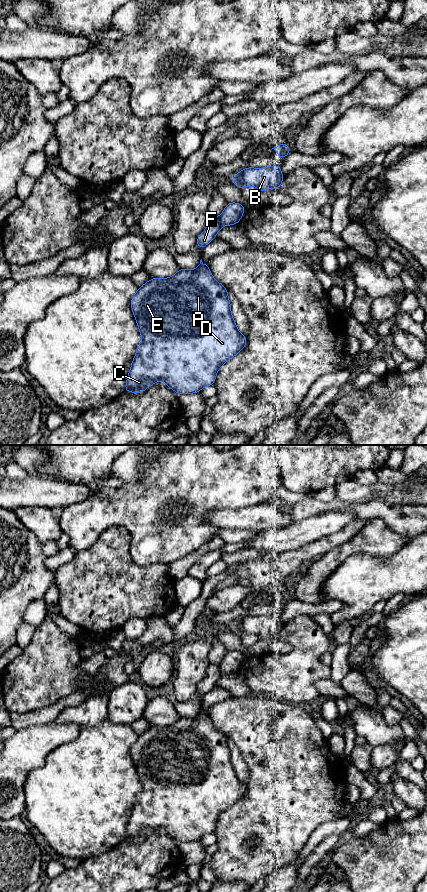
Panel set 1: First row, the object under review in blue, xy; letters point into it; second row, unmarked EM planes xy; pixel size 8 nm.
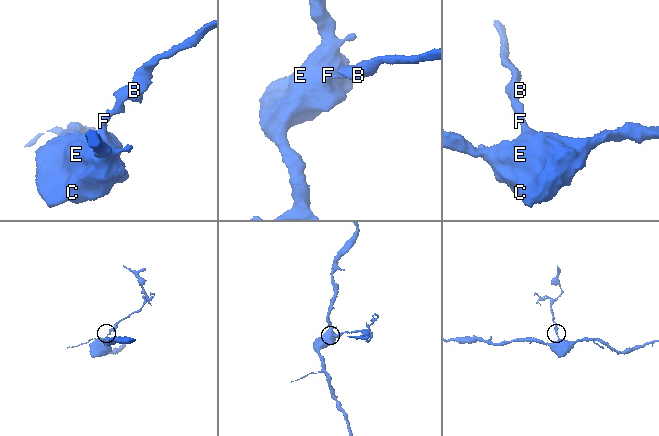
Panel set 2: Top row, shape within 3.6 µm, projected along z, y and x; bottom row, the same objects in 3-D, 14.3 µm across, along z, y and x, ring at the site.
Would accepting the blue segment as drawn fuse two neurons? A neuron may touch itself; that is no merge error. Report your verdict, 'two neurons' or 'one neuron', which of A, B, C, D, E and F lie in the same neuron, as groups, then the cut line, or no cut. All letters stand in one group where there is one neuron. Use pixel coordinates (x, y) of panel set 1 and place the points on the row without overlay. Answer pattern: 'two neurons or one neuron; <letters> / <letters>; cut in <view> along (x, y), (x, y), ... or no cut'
two neurons; A C D E F / B; cut in xy along (218, 666), (222, 673)

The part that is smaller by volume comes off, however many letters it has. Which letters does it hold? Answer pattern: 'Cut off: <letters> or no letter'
Cut off: B

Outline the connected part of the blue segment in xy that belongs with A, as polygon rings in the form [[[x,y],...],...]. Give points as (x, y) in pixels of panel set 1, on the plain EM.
[[[202,707],[195,718],[180,716],[172,725],[151,726],[131,746],[131,755],[143,788],[136,797],[125,840],[141,841],[161,828],[179,843],[198,841],[202,836],[214,832],[220,815],[236,804],[247,791],[247,785],[239,780],[232,765],[227,737],[214,727]]]

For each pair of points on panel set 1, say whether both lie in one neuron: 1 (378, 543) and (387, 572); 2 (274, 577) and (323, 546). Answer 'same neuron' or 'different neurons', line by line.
1: different neurons
2: same neuron

